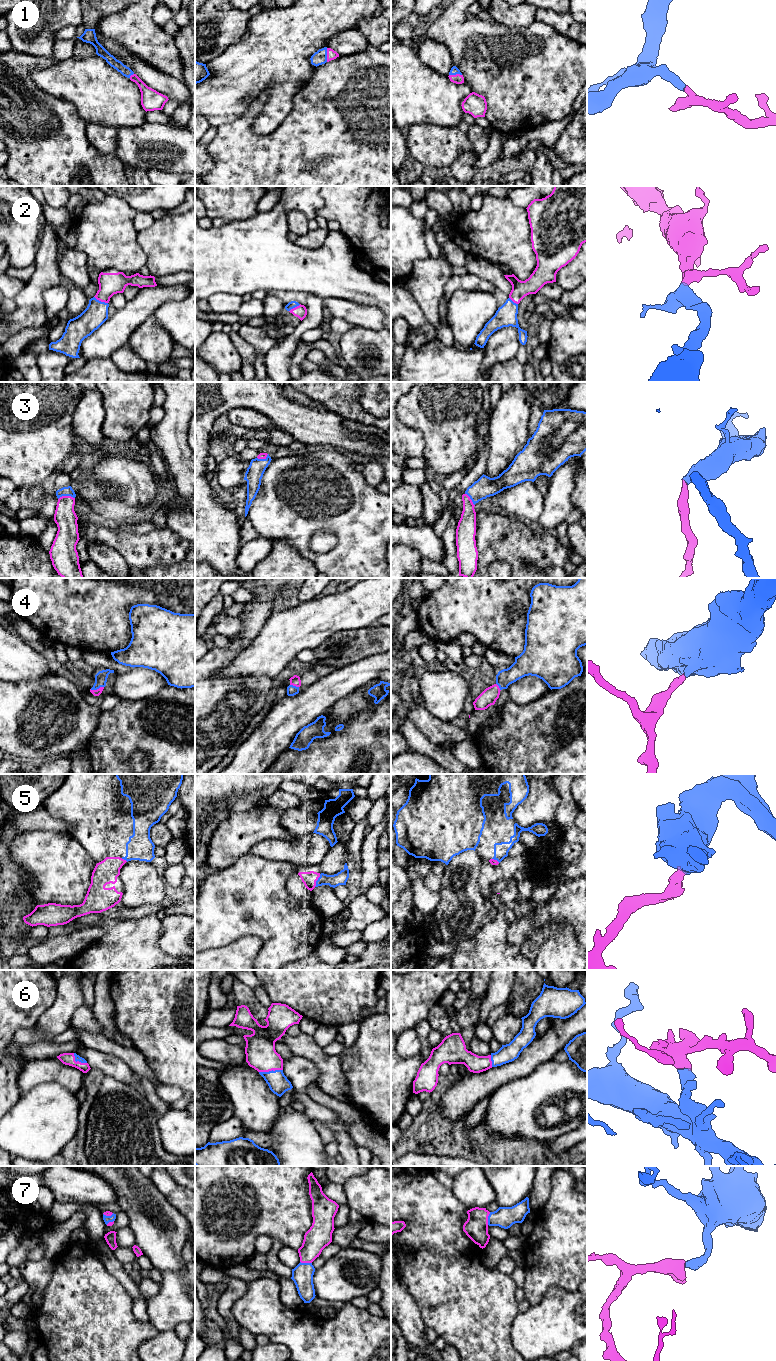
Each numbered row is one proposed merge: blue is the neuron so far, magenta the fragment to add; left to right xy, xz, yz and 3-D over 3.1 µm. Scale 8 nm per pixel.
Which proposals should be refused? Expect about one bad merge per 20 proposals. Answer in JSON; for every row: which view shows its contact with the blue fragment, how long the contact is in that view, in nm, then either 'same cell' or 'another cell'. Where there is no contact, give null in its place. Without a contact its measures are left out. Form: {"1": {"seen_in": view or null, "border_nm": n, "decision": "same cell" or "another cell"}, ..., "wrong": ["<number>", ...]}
{"1": {"seen_in": "xz", "border_nm": 110, "decision": "same cell"}, "2": {"seen_in": "xy", "border_nm": 130, "decision": "same cell"}, "3": {"seen_in": "xy", "border_nm": 140, "decision": "same cell"}, "4": {"seen_in": "xy", "border_nm": 110, "decision": "same cell"}, "5": {"seen_in": "xz", "border_nm": 120, "decision": "same cell"}, "6": {"seen_in": "xz", "border_nm": 190, "decision": "same cell"}, "7": {"seen_in": "yz", "border_nm": 110, "decision": "same cell"}, "wrong": []}

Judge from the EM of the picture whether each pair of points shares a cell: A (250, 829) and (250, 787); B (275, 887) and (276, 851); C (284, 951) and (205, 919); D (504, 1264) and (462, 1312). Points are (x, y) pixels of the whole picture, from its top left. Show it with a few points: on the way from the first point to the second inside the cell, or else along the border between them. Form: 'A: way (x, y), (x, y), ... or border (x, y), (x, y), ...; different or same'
A: border (258, 804), (248, 810), (235, 810), (228, 818); different
B: border (253, 855), (268, 860), (283, 860), (292, 865); different
C: way (271, 932), (248, 927), (239, 919), (227, 919); same
D: border (497, 1268), (510, 1276); different

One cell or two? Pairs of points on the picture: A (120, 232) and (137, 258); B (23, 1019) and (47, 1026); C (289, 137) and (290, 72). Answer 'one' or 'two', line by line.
A: one
B: two
C: two

